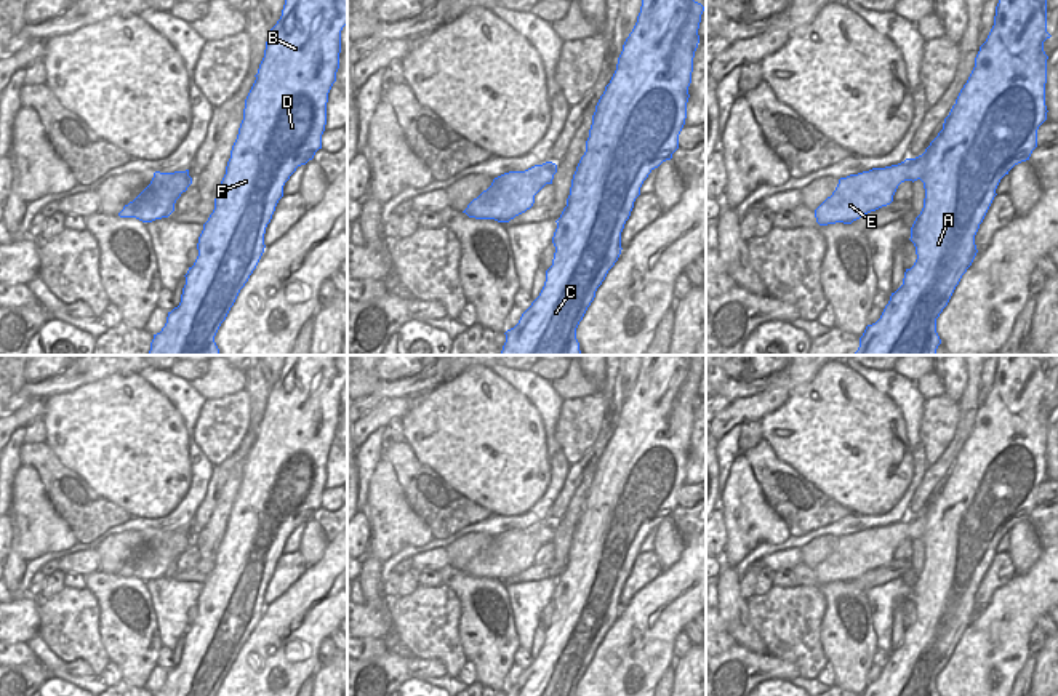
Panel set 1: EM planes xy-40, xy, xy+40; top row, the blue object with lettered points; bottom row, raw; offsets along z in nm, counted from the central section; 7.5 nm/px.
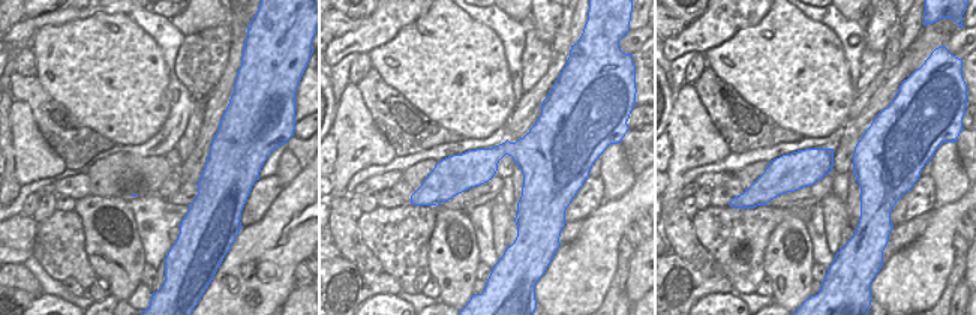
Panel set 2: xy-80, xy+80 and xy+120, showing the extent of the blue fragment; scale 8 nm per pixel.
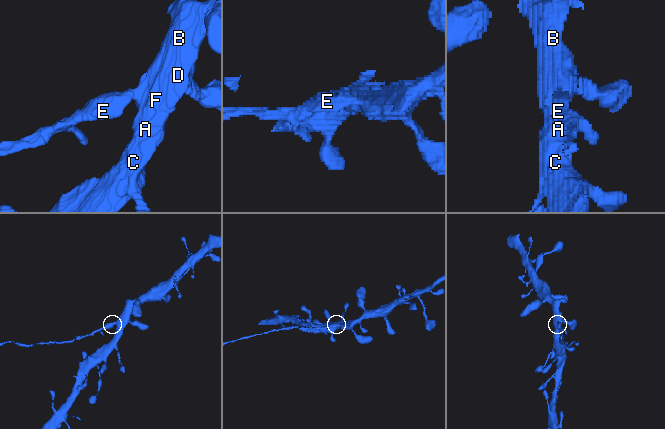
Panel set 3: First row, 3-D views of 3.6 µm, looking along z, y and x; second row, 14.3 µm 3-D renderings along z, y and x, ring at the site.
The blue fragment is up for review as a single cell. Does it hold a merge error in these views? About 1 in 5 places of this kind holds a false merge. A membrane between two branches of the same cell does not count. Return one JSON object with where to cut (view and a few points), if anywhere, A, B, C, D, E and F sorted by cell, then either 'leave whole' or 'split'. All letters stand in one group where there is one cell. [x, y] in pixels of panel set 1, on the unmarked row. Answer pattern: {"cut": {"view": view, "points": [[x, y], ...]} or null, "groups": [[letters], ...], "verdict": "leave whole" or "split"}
{"cut": {"view": "xy+40", "points": [[909, 517], [911, 538]]}, "groups": [["A", "B", "C", "D", "F"], ["E"]], "verdict": "split"}

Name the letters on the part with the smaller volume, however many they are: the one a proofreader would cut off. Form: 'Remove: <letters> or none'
Remove: E

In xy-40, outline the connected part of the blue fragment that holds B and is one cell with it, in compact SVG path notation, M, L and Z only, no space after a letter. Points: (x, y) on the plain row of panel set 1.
M285 355L282 374L271 387L256 438L245 458L243 478L230 509L226 533L214 557L214 568L198 595L198 614L189 626L181 661L168 670L166 682L154 696L214 696L240 648L264 611L264 592L272 578L283 544L298 525L322 507L327 483L328 451L336 440L341 411L341 389L347 382L347 355Z

